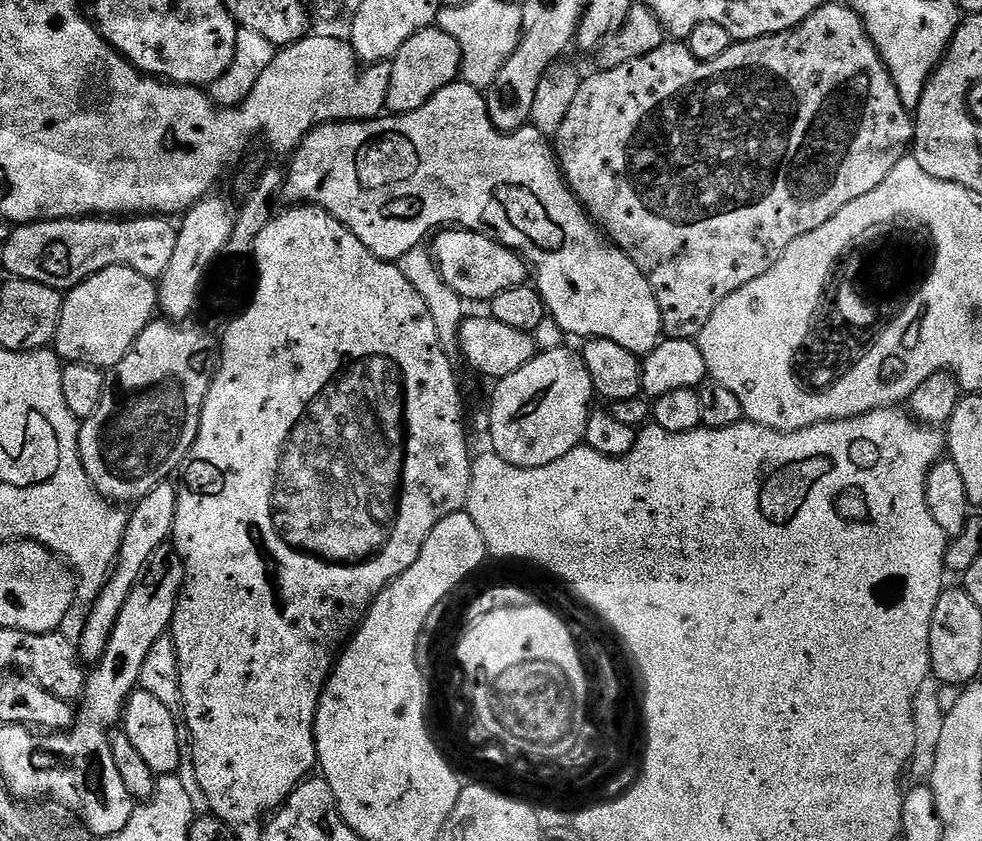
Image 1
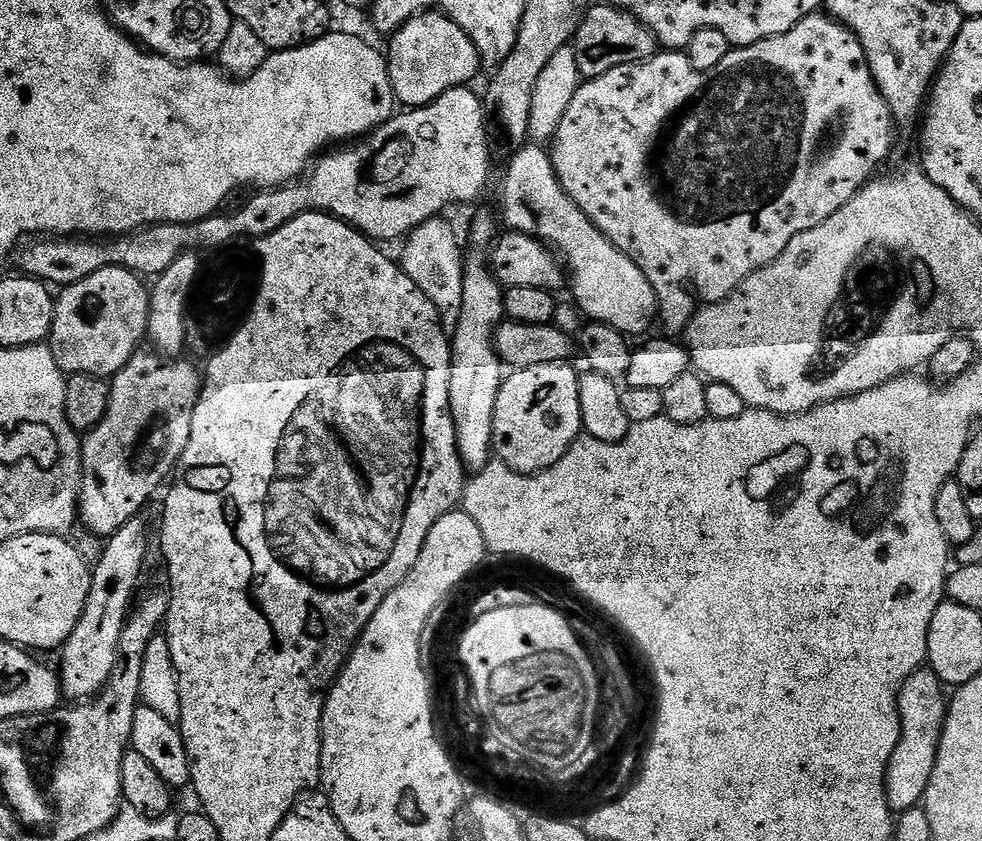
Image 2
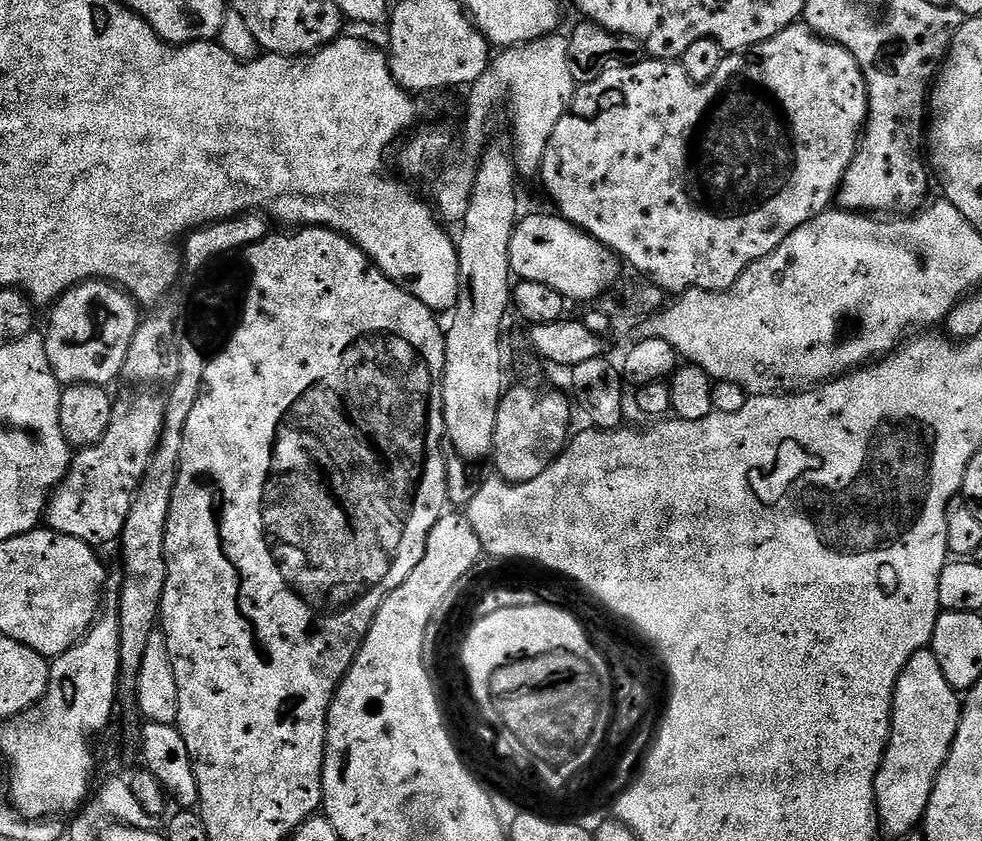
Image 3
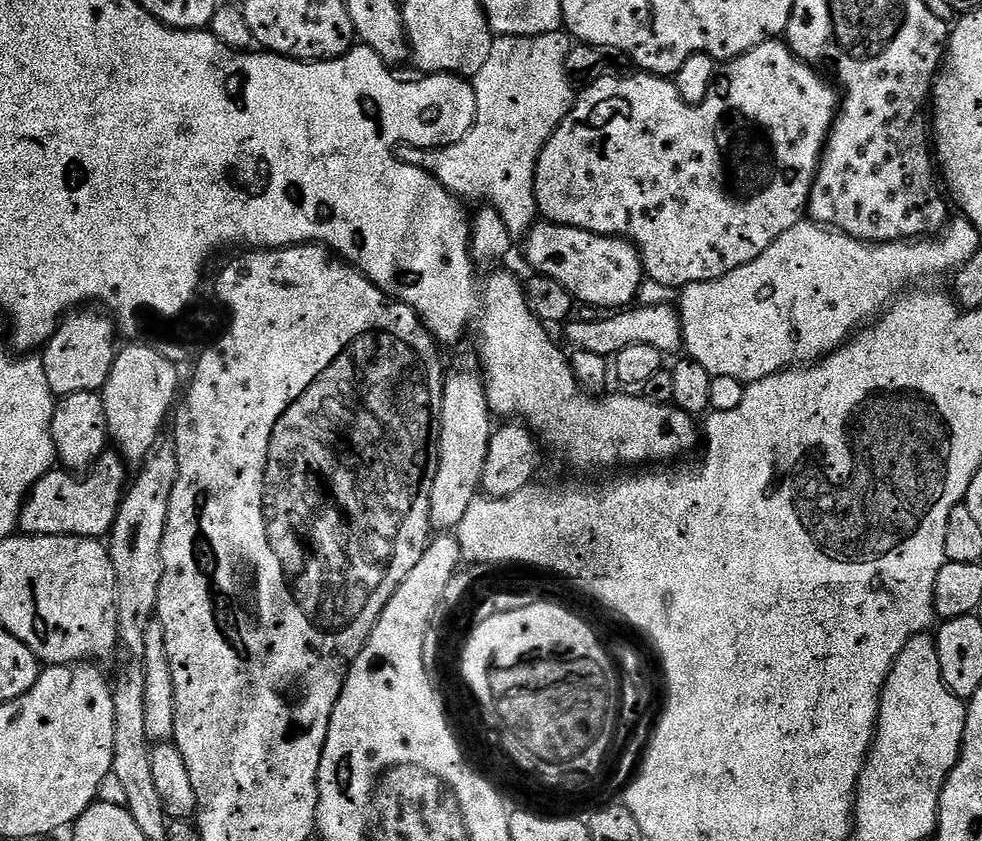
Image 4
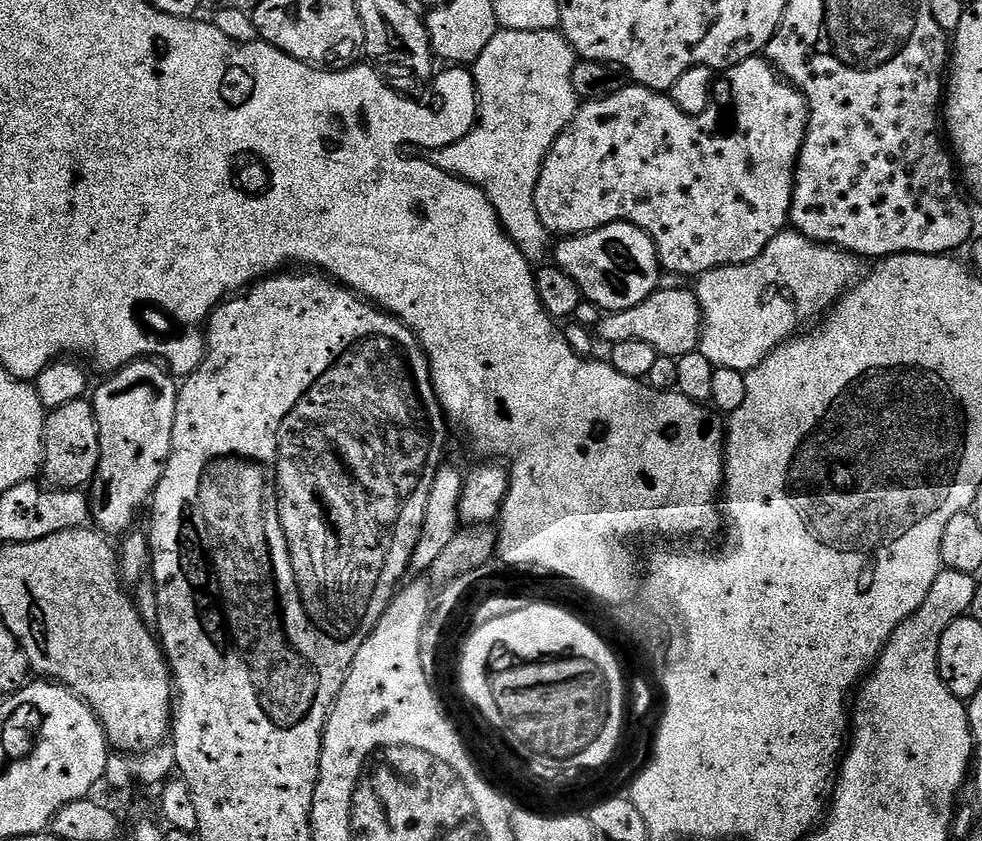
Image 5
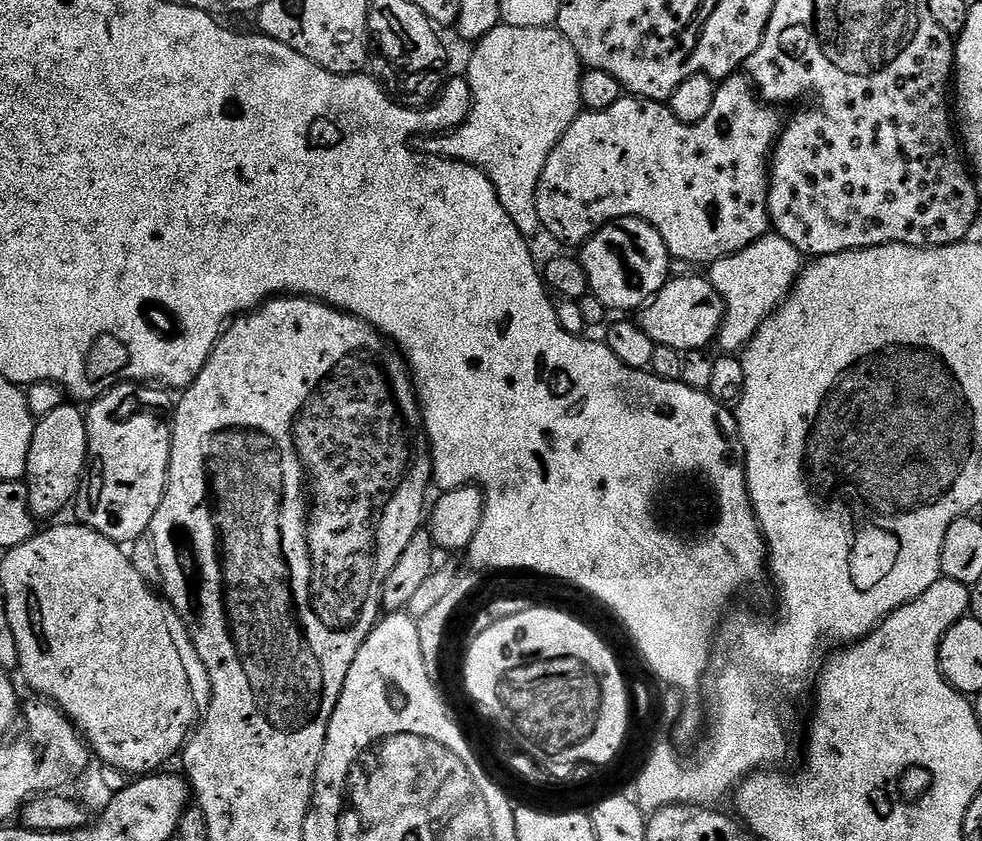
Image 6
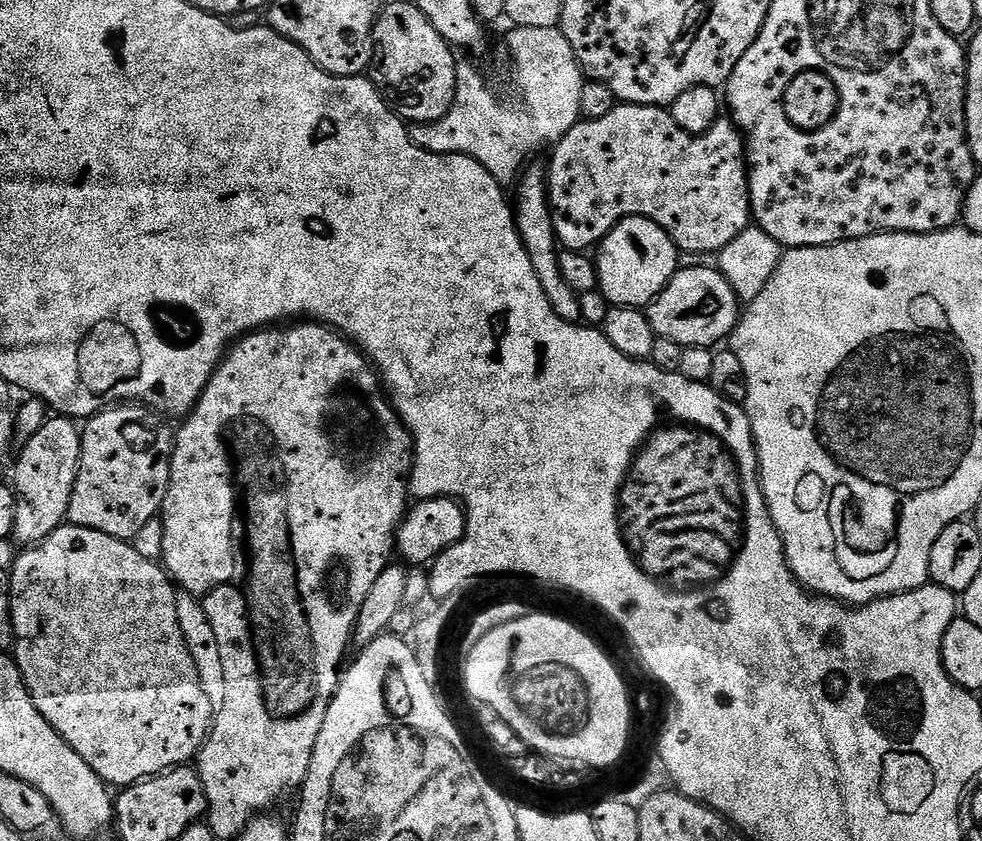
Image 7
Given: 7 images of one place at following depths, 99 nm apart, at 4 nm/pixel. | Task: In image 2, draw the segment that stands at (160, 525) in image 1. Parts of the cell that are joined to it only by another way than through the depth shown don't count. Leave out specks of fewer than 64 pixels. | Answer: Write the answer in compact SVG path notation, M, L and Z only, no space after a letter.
M141 514L130 518L126 526L122 526L115 534L107 537L104 553L100 561L92 568L90 582L90 598L86 598L86 610L82 610L82 618L78 618L78 626L74 626L74 634L66 641L60 656L60 691L63 699L68 702L83 702L101 692L110 679L110 670L114 670L114 658L118 654L118 638L122 638L124 623L128 621L129 611L137 595L136 583L144 572L144 559L148 556L148 520Z

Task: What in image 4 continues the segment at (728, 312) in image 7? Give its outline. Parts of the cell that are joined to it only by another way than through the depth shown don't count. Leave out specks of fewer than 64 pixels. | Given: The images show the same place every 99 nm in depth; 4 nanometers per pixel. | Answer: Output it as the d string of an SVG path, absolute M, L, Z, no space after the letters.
M648 304L645 308L636 307L629 306L623 310L613 311L598 322L573 319L563 329L564 336L573 344L571 347L577 352L589 352L609 358L614 358L619 352L626 350L626 346L654 346L654 350L665 354L676 351L679 353L683 349L684 335L680 313L673 305L672 308L668 304Z

